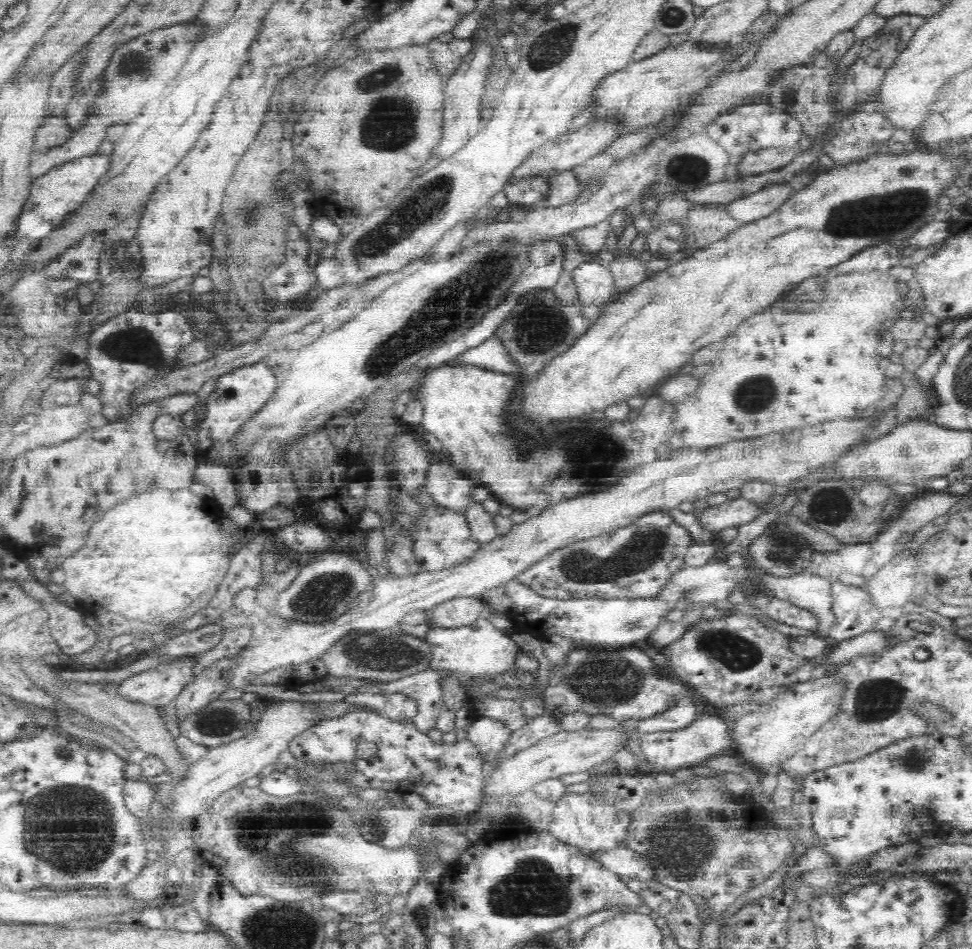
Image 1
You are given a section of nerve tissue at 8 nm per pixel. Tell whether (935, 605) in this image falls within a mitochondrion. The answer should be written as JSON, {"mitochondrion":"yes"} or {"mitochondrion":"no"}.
{"mitochondrion":"no"}

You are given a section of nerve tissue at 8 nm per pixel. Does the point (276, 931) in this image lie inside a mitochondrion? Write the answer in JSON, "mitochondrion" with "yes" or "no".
{"mitochondrion":"yes"}

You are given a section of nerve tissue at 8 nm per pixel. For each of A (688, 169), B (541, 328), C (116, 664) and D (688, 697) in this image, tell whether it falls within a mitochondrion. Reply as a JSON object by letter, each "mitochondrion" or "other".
{"A":"mitochondrion","B":"mitochondrion","C":"other","D":"other"}

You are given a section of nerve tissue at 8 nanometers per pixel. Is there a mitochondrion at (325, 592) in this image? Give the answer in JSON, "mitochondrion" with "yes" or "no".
{"mitochondrion":"yes"}

